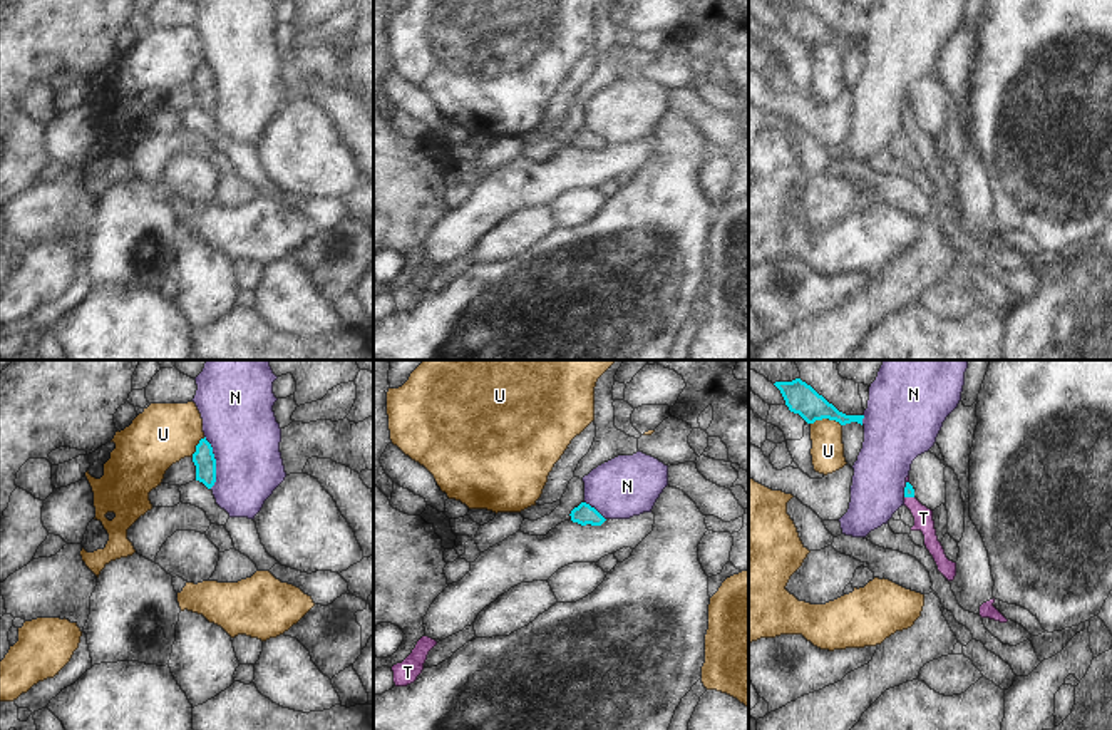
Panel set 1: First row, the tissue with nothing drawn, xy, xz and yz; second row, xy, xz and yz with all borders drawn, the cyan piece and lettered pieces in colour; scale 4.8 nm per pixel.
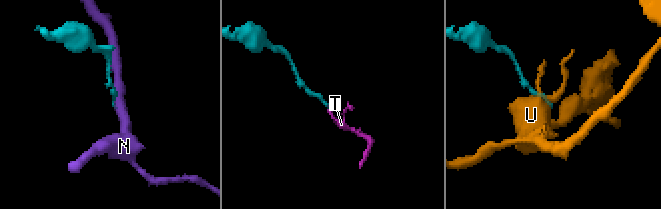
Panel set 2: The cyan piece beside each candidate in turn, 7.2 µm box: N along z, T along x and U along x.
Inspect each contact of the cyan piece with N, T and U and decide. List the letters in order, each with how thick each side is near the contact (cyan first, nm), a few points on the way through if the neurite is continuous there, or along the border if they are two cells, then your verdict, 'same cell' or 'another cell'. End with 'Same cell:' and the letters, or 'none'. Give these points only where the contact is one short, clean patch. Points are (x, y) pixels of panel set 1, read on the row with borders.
N: calibres 100 and 340 nm; border xy (205, 436), (215, 459), (215, 484), (211, 488); another cell
T: calibres 50 and 100 nm; way yz (908, 491), (910, 496), (923, 518); same cell
U: calibres 150 and 160 nm; border yz (811, 422), (834, 419), (841, 426); another cell
Same cell: T

